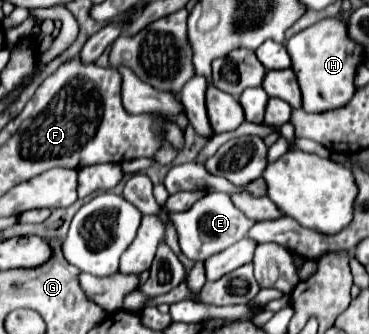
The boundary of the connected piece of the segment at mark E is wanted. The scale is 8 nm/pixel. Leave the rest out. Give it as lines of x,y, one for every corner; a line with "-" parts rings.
211,192
209,196
199,198
187,212
179,212
171,216
177,236
179,236
179,246
181,252
191,258
193,262
205,262
209,256
233,246
241,238
247,236
249,228
255,224
249,220
241,210
235,208
231,198
223,192

